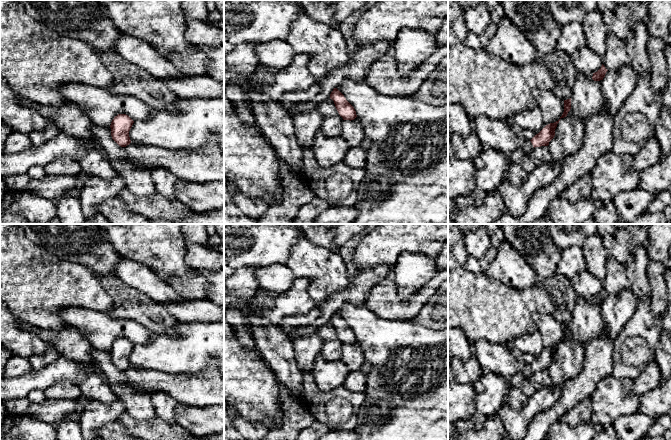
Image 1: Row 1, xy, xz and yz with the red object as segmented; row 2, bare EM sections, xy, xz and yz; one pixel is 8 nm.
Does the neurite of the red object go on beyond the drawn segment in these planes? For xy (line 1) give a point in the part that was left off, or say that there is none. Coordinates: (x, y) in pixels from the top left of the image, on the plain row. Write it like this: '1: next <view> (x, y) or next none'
1: next none

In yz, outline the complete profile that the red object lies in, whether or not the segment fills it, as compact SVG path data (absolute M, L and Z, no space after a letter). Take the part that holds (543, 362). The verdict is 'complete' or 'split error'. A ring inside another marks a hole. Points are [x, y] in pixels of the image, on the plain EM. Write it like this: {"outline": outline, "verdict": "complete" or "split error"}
{"outline": "M478 341L473 344L473 356L485 371L503 375L510 380L516 373L529 378L535 371L548 370L555 360L555 353L560 343L546 349L531 364L518 360L510 352L509 345L492 344L488 341Z", "verdict": "split error"}

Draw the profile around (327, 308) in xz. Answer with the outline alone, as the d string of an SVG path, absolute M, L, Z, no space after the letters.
M384 266L361 271L355 278L349 280L347 286L334 293L331 298L317 304L320 316L313 326L299 327L290 332L288 338L293 341L298 336L306 336L315 332L315 329L329 324L333 313L345 302L364 306L371 289L387 276L393 275L393 270Z

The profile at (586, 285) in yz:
M588 270L574 276L571 283L578 297L593 298L602 290L602 282Z

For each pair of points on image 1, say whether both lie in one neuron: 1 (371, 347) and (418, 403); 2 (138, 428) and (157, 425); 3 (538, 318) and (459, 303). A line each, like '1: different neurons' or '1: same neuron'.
1: same neuron
2: same neuron
3: different neurons

